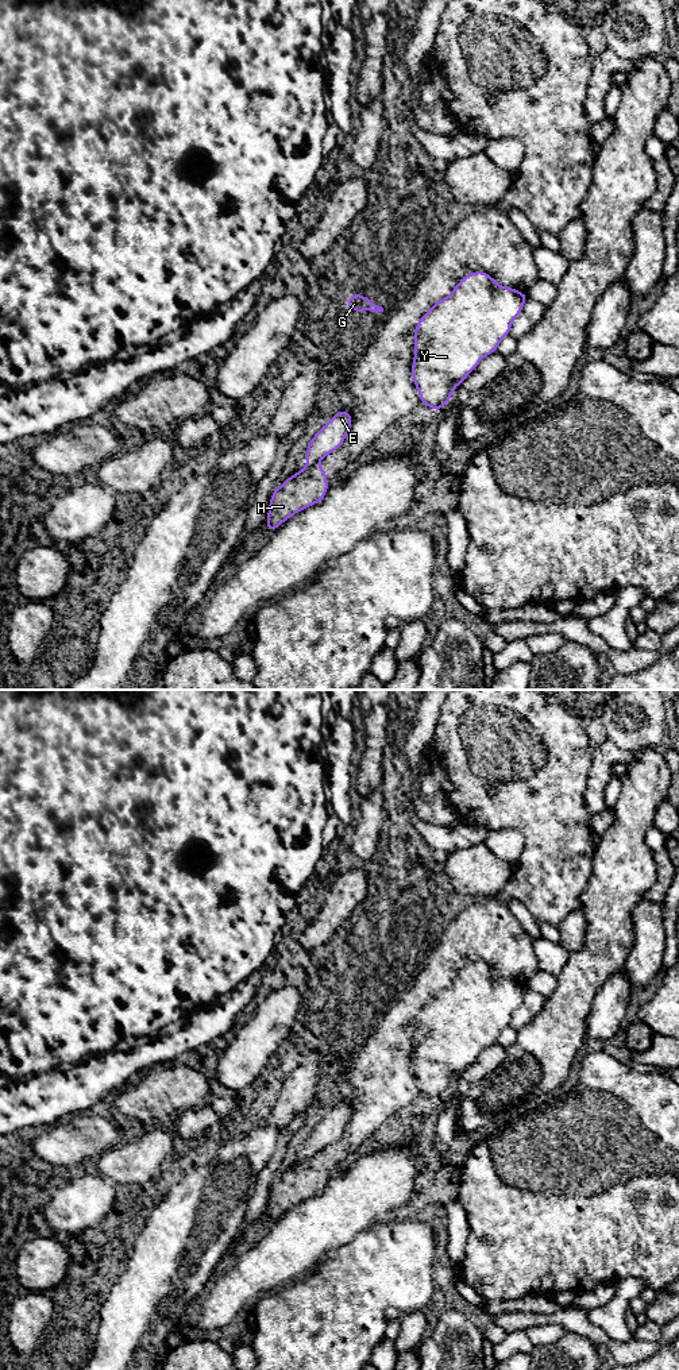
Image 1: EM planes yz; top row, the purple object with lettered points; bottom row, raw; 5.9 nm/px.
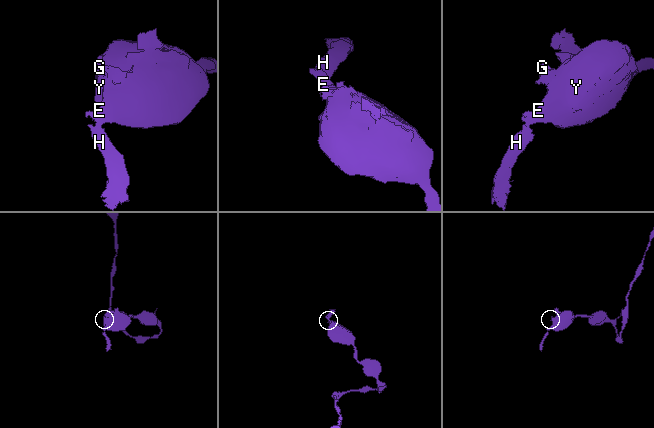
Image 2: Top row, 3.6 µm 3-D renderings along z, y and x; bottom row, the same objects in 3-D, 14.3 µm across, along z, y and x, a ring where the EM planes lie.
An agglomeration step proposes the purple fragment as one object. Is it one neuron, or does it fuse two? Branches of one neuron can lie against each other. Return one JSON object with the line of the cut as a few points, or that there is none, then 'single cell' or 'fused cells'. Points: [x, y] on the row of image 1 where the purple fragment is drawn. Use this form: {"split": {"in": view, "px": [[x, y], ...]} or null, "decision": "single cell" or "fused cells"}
{"split": {"in": "yz", "px": [[317, 460], [307, 467]]}, "decision": "fused cells"}

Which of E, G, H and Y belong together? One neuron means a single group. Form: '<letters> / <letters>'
E G Y / H

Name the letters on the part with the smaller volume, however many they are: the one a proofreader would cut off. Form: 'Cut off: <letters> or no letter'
Cut off: H

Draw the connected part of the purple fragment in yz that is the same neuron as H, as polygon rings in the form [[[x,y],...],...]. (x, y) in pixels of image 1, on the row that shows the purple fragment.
[[[319,462],[289,476],[271,494],[266,518],[267,530],[277,529],[296,513],[321,502],[328,487],[327,472]]]

